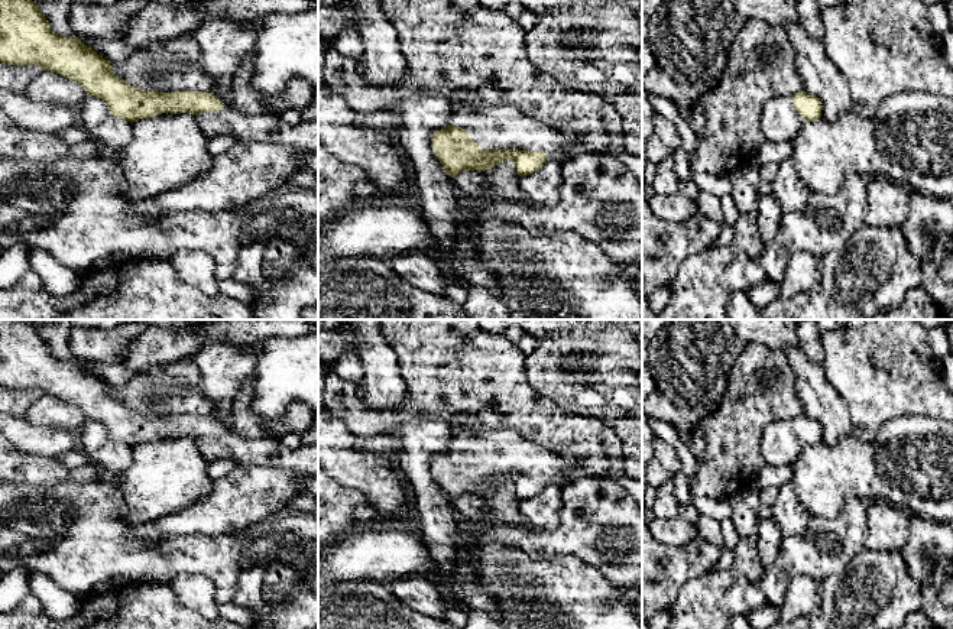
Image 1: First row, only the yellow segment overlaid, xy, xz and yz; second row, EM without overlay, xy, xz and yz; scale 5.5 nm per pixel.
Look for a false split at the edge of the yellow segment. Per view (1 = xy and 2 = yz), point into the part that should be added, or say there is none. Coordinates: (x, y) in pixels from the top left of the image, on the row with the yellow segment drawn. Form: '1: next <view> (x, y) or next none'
1: next xy (245, 127)
2: next yz (780, 120)

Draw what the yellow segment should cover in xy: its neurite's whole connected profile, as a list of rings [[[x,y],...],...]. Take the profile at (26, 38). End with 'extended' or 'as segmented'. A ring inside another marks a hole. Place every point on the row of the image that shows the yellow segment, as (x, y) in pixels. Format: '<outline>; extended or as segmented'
[[[0,0],[0,62],[39,65],[103,100],[111,116],[126,121],[159,114],[191,113],[211,139],[233,136],[239,143],[275,143],[302,150],[301,171],[318,175],[318,120],[288,124],[276,114],[247,114],[224,106],[214,94],[201,91],[143,91],[113,74],[110,61],[78,38],[55,33],[32,0]]]; extended

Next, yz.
[[[803,90],[792,97],[781,94],[768,100],[759,119],[765,140],[791,140],[805,121],[821,117],[821,108],[820,98]]]; extended

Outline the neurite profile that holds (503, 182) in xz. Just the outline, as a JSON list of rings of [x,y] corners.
[[[512,159],[493,165],[489,171],[482,171],[480,174],[484,175],[489,187],[483,194],[466,197],[469,207],[483,207],[492,201],[531,205],[519,188],[521,176],[516,174]]]

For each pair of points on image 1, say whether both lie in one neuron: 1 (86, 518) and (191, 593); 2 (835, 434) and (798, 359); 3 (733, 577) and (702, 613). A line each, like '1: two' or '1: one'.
1: two
2: one
3: one

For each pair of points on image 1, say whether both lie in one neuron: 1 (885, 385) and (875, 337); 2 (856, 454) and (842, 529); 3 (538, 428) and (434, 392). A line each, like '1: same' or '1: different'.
1: same
2: different
3: same

